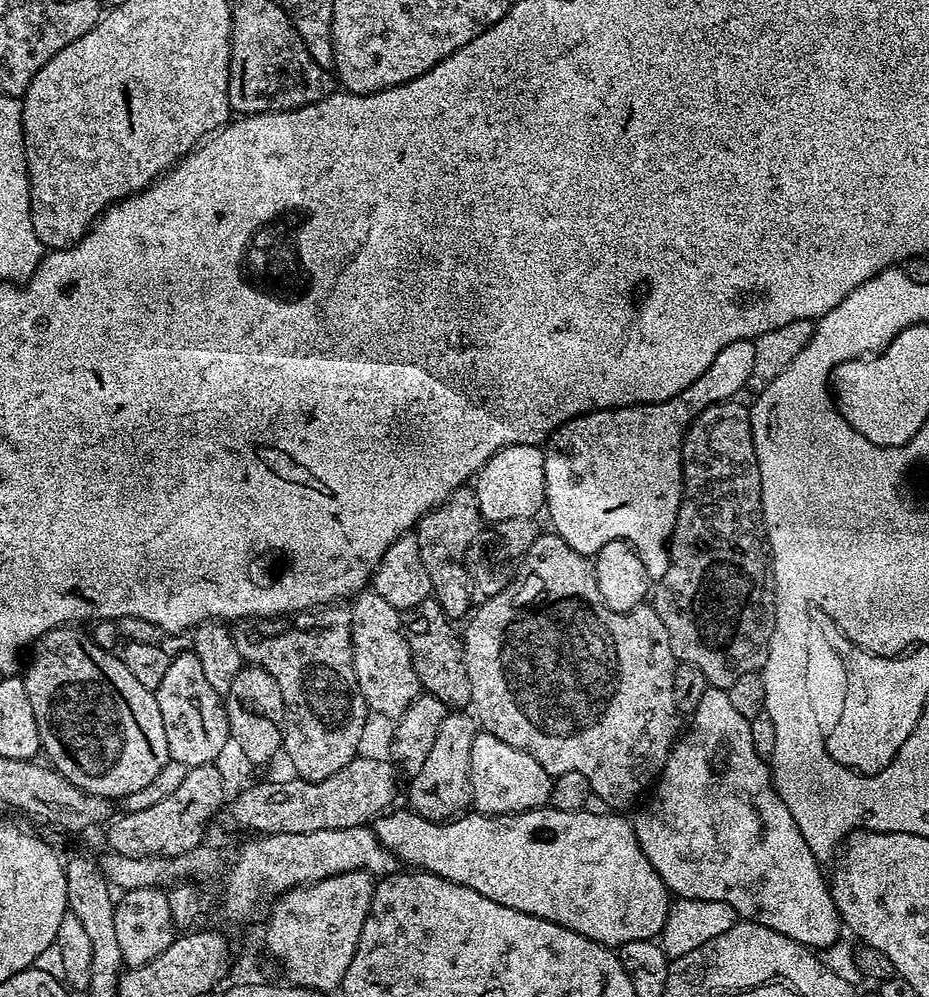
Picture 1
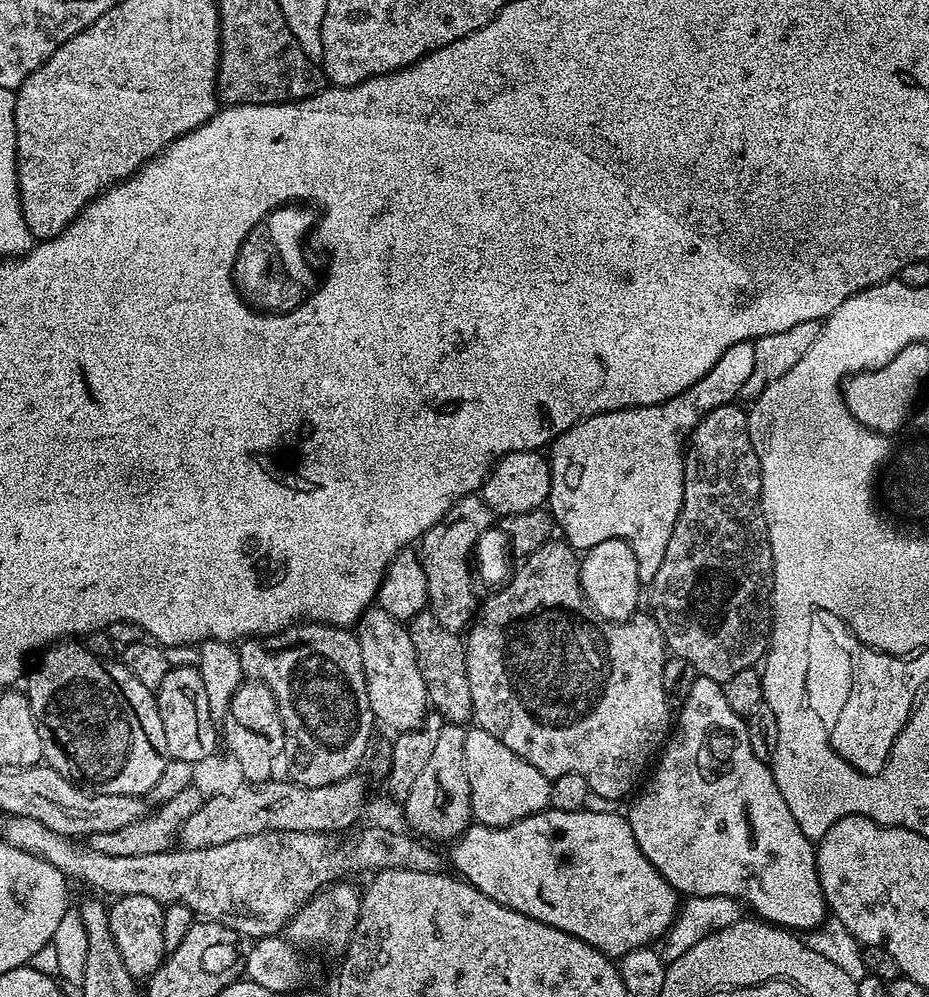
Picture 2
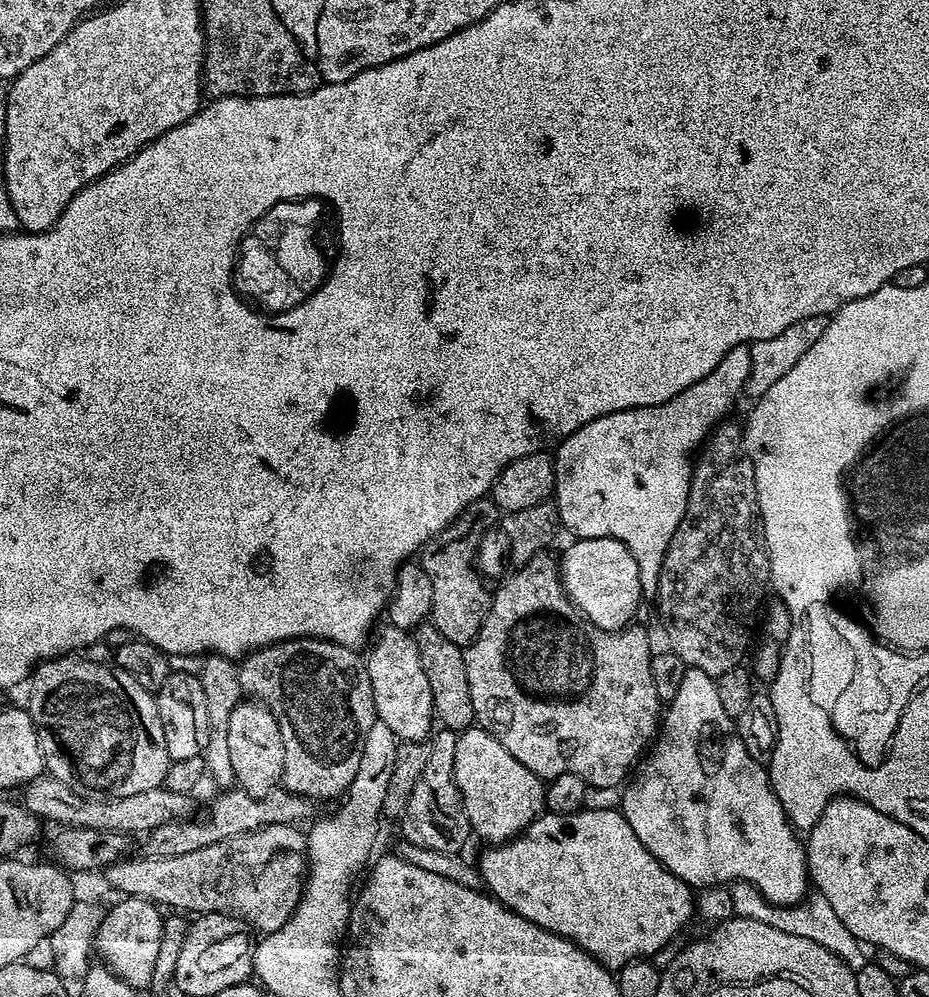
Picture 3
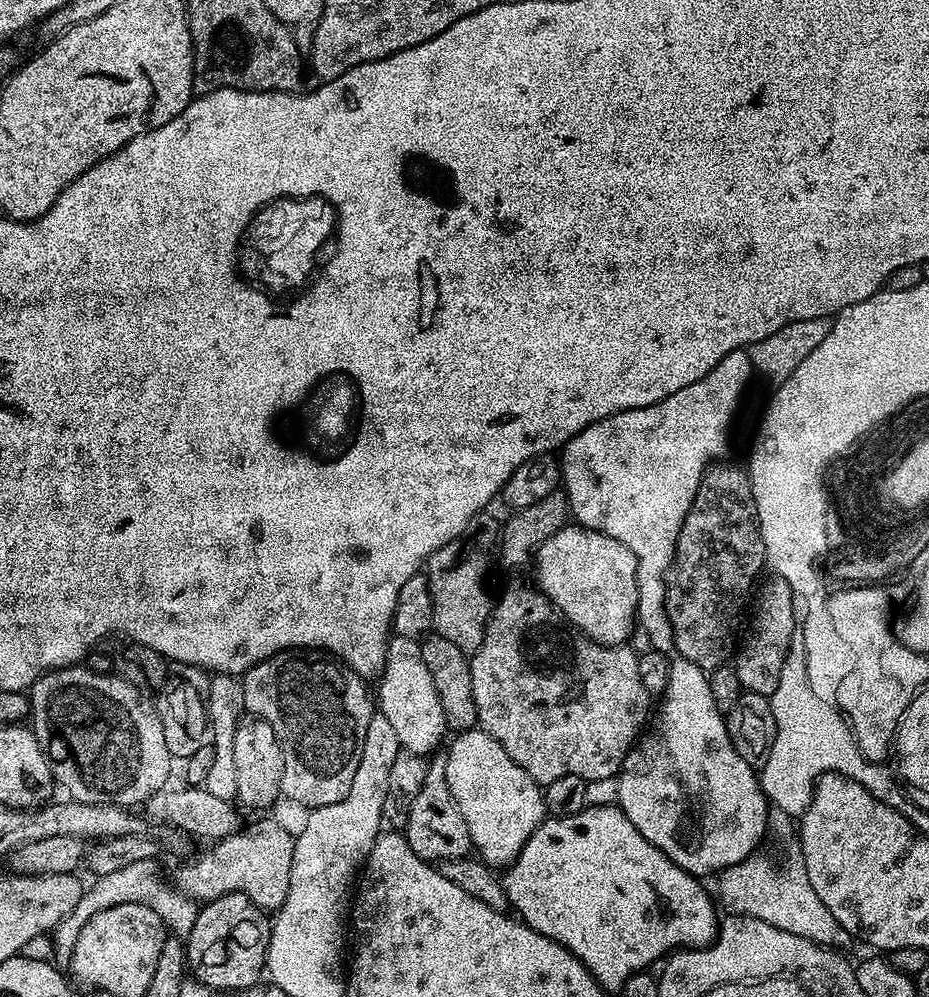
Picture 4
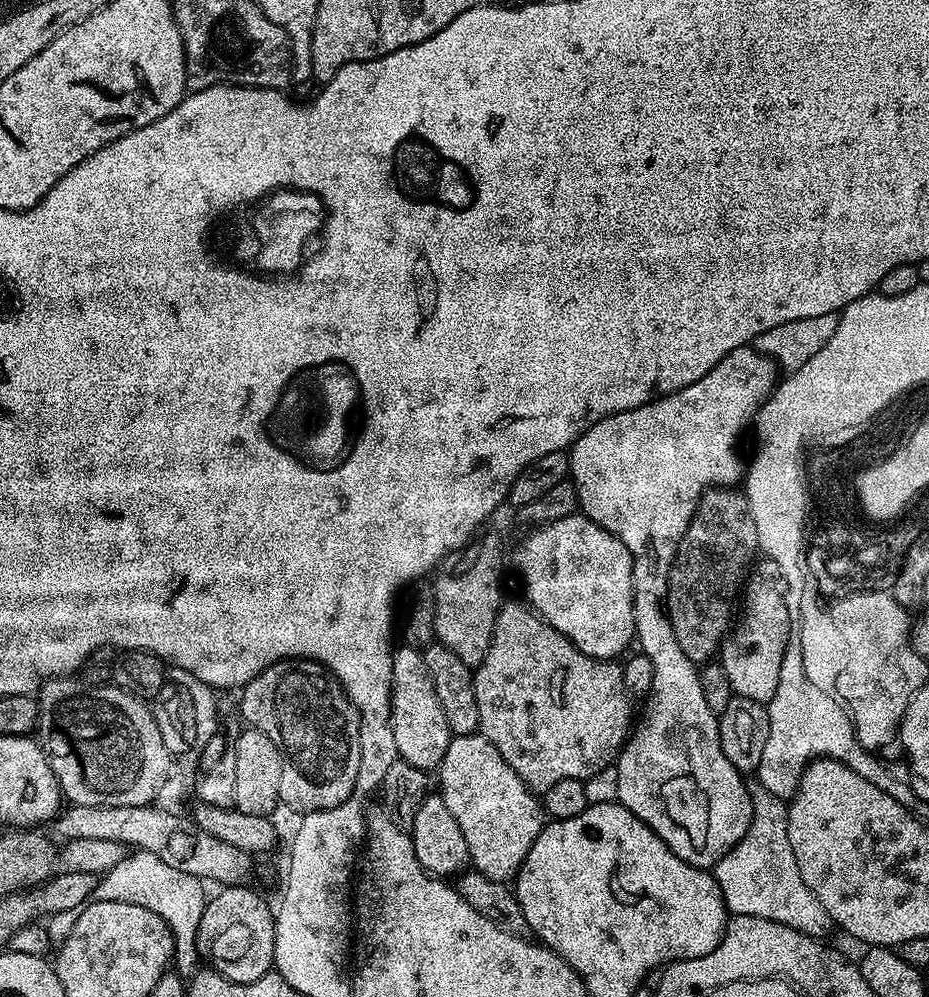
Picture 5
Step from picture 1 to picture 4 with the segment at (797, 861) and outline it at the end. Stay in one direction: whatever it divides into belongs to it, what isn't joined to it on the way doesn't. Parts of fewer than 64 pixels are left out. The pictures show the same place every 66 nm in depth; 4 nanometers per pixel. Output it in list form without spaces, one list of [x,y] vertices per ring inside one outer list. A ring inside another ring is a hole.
[[[677,655],[670,663],[670,678],[658,704],[660,709],[657,712],[655,709],[652,729],[650,724],[632,745],[616,776],[616,804],[624,811],[626,818],[634,822],[638,834],[642,834],[646,842],[658,846],[662,854],[682,866],[682,870],[691,876],[705,878],[711,872],[716,874],[742,862],[759,849],[756,847],[760,839],[765,838],[769,831],[770,805],[760,788],[757,769],[748,764],[746,758],[734,750],[734,742],[730,742],[725,713],[714,706],[714,694],[710,694],[705,669]]]

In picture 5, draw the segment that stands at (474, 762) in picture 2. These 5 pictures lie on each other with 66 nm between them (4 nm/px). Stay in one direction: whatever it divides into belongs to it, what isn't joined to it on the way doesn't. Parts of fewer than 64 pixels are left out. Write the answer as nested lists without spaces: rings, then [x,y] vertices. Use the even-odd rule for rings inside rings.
[[[482,734],[452,736],[438,769],[438,794],[454,814],[466,838],[471,867],[499,884],[515,881],[530,846],[544,829],[546,813],[541,801],[510,770],[498,750]]]

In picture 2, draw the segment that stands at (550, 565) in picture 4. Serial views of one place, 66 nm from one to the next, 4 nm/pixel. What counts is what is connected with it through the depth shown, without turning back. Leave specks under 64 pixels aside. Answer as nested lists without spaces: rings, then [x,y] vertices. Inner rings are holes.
[[[607,540],[587,549],[580,560],[580,589],[588,605],[604,620],[631,620],[637,615],[642,591],[632,547],[624,540]]]

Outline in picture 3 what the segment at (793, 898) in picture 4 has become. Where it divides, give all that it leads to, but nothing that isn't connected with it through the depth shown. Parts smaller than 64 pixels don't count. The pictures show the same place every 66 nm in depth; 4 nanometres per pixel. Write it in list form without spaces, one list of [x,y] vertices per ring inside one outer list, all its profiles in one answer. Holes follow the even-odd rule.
[[[735,881],[729,887],[729,892],[733,915],[737,919],[766,922],[767,925],[782,930],[783,933],[817,942],[818,945],[825,946],[826,950],[830,950],[831,953],[846,961],[852,971],[861,969],[868,962],[868,956],[864,954],[863,945],[854,938],[850,930],[842,925],[838,919],[838,914],[831,909],[830,902],[826,898],[822,898],[820,893],[811,893],[803,902],[795,906],[781,906],[769,903],[756,887],[744,881]]]

